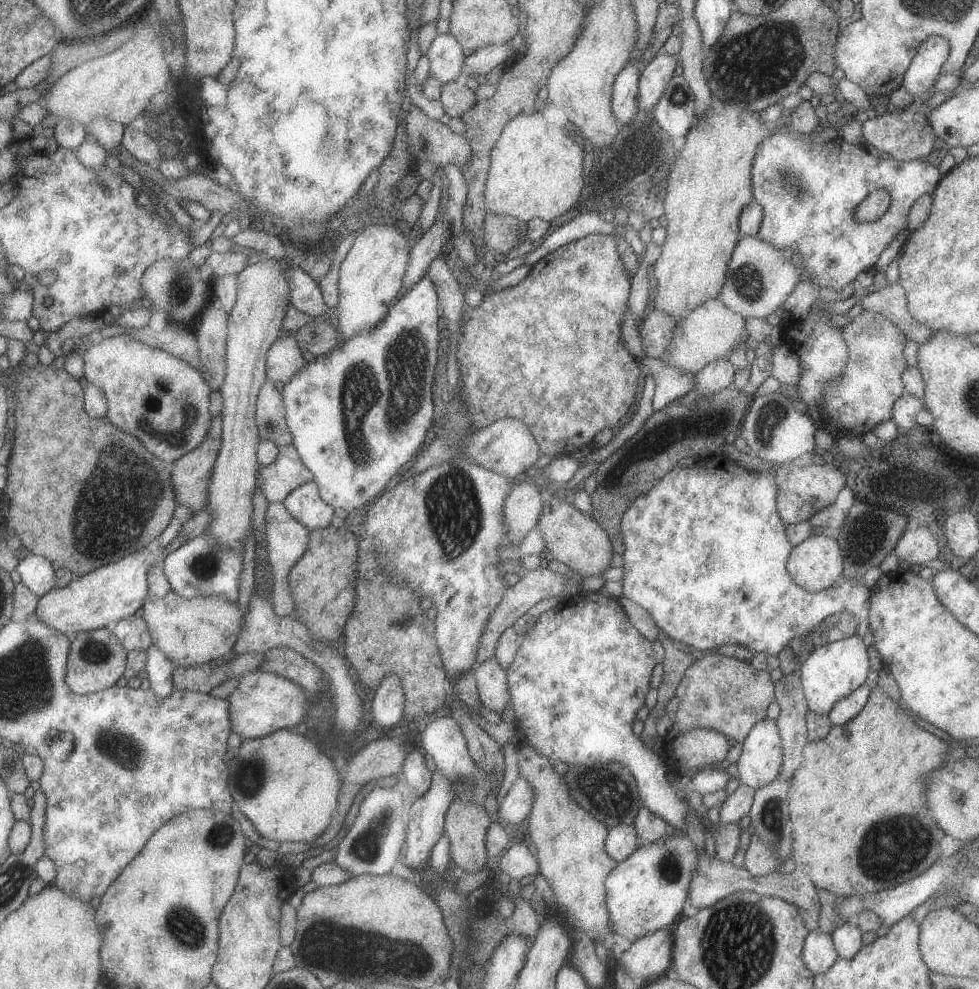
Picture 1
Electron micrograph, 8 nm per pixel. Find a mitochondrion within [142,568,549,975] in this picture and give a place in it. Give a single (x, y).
(189, 931)

